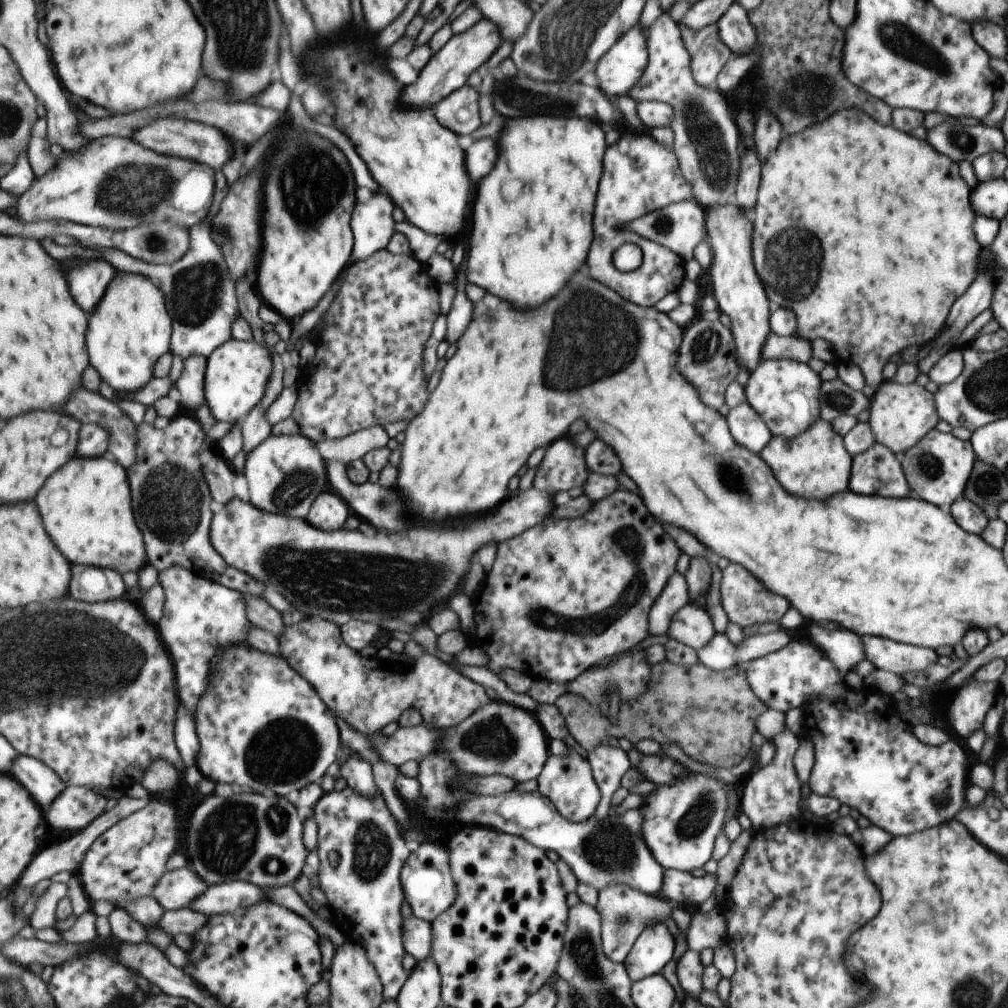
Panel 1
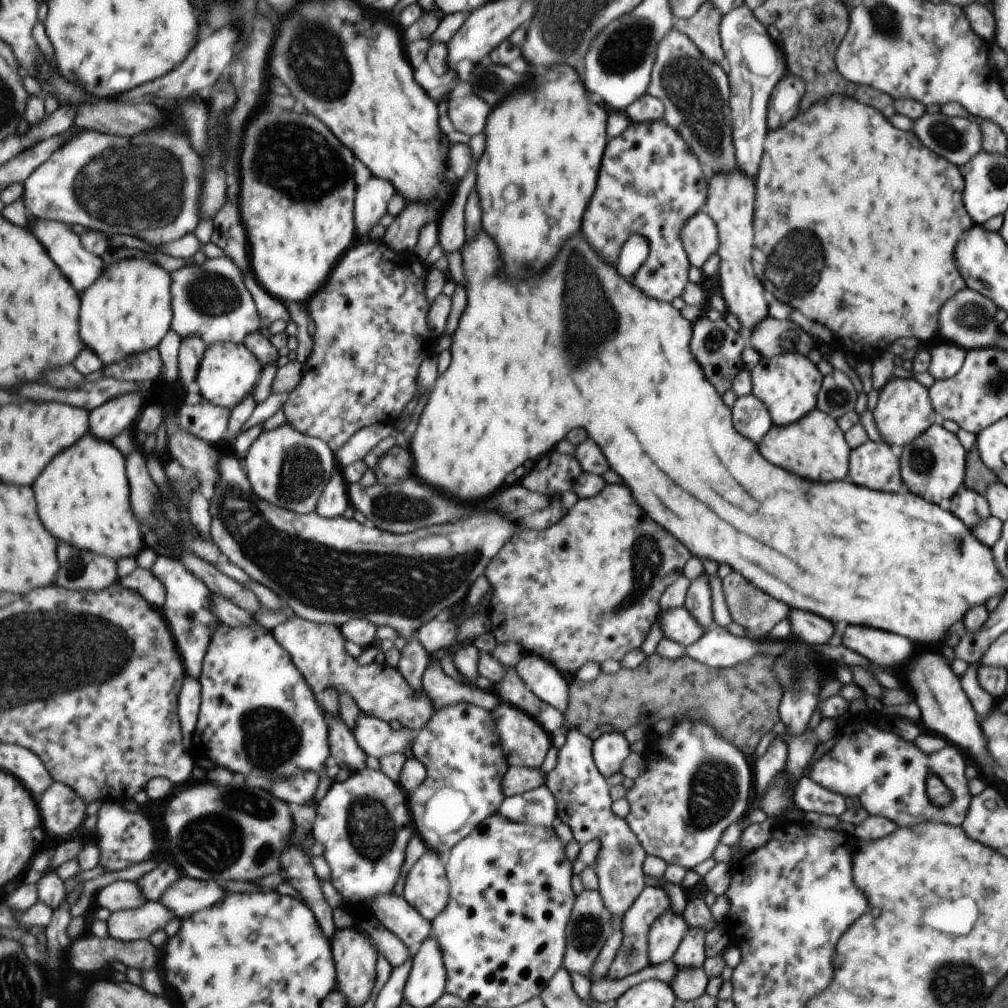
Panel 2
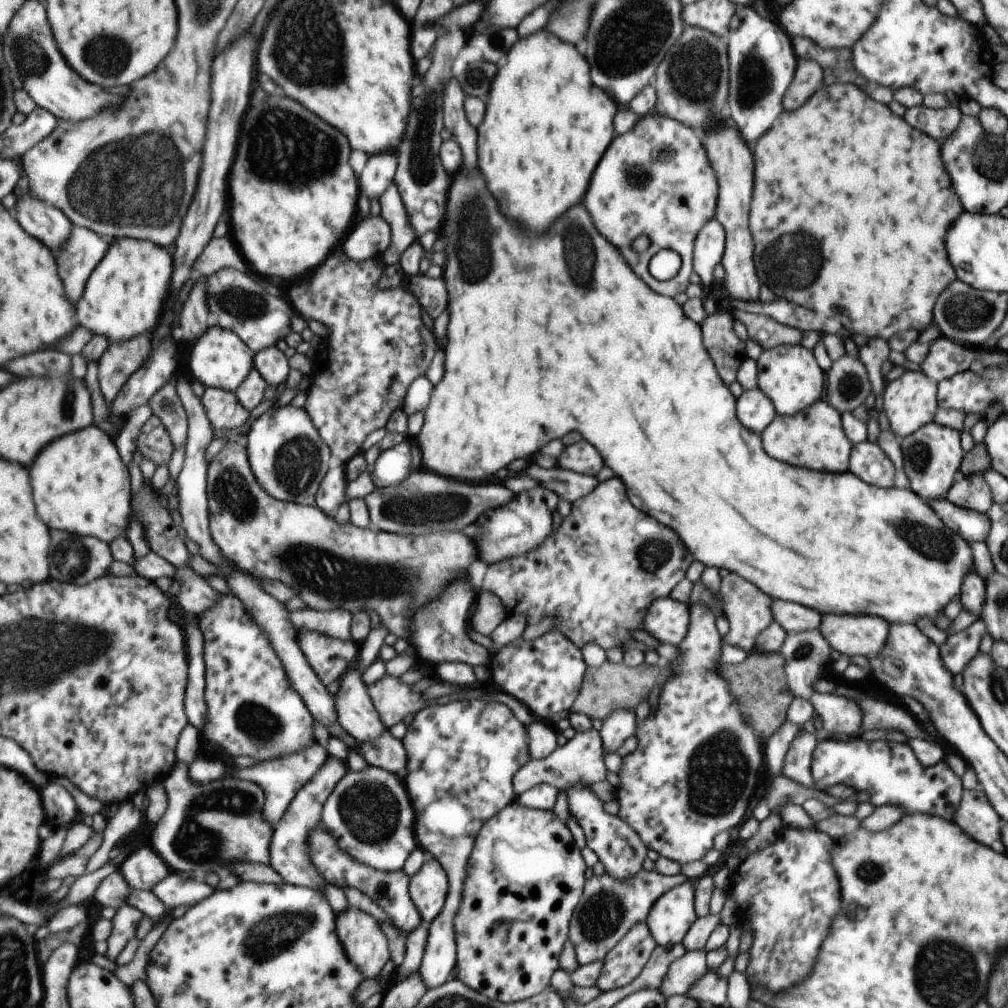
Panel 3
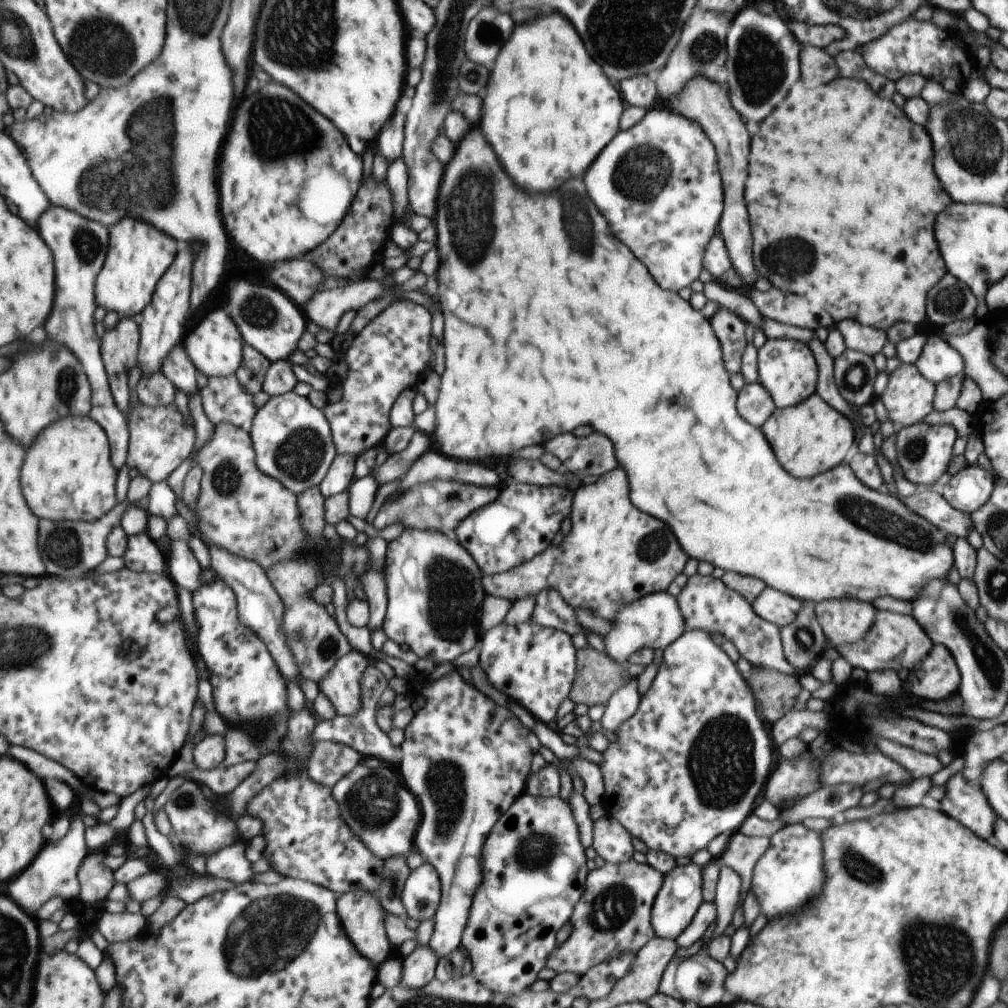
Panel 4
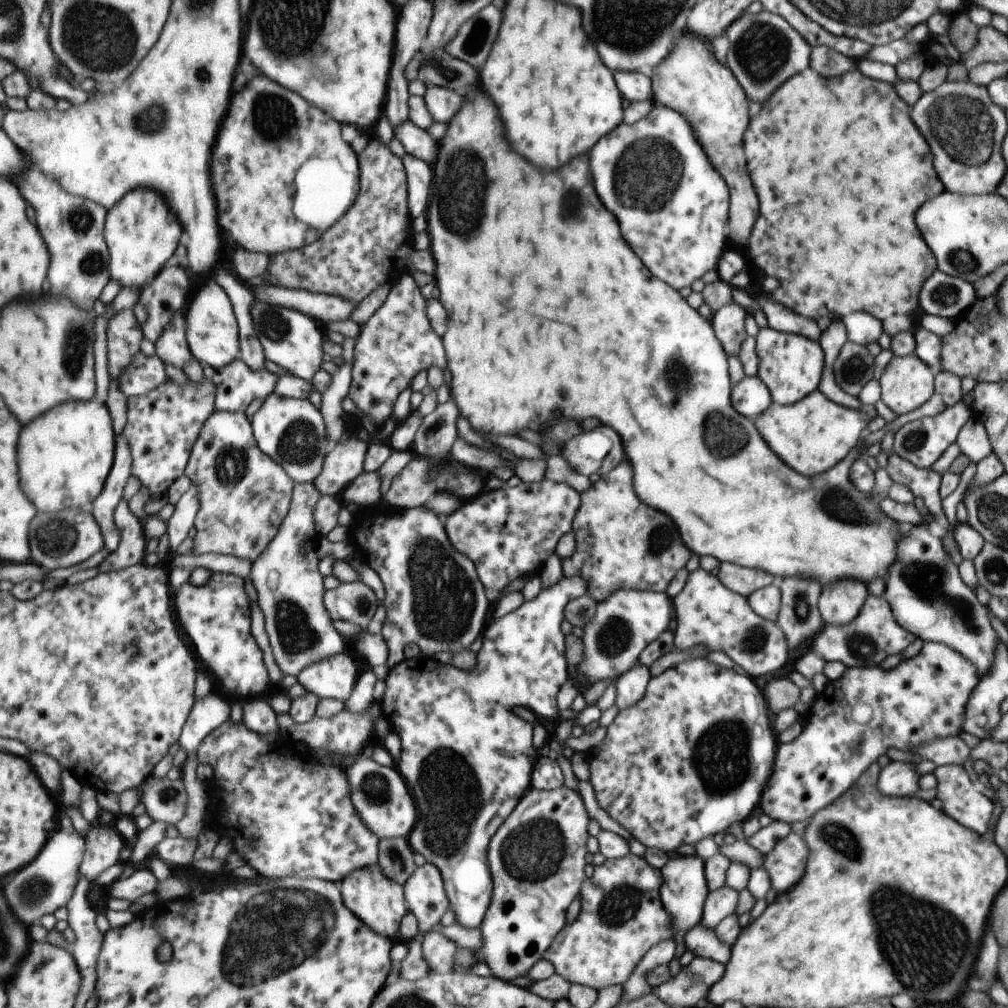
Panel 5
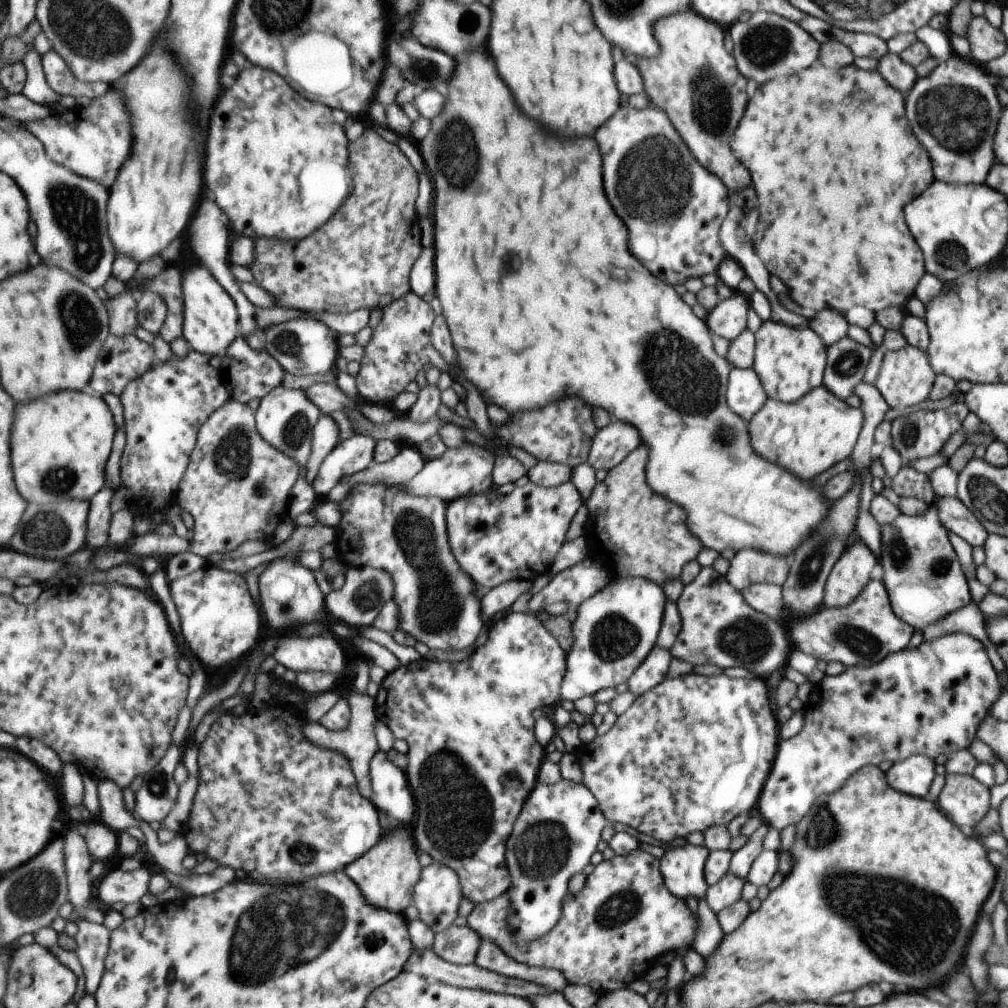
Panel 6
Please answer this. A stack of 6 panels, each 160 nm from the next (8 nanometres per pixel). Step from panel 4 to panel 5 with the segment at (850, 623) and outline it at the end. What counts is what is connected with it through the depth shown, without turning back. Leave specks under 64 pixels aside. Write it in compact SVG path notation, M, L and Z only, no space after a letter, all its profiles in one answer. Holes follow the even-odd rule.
M851 578L825 586L825 594L821 594L819 604L821 618L826 624L842 625L849 622L859 612L865 594L865 584Z

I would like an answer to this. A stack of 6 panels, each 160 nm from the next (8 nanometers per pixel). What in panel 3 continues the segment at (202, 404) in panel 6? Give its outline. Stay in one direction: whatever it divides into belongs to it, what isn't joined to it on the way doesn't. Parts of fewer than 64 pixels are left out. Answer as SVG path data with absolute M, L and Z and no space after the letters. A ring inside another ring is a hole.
M155 414L143 425L136 444L143 458L151 459L158 467L169 464L175 452L171 435Z

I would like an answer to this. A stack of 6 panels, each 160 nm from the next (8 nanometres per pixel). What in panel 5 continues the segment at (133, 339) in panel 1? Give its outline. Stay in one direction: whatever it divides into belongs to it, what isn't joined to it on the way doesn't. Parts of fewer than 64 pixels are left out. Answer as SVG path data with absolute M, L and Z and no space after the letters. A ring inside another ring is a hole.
M133 189L124 194L124 197L117 201L108 210L108 217L105 223L105 240L108 242L110 252L110 273L112 280L129 288L139 288L147 284L147 280L175 254L177 246L185 242L184 226L177 220L177 214L167 206L162 194L157 194L155 189Z

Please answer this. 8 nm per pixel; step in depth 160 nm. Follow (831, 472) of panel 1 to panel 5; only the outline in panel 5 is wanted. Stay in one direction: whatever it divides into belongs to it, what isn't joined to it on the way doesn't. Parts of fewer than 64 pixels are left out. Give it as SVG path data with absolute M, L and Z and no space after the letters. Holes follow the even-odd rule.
M817 388L790 405L772 402L751 421L764 441L769 442L773 452L777 450L777 458L789 462L789 466L793 466L793 470L799 474L815 476L847 457L848 452L861 440L863 429L876 416L873 405L859 405L854 409L844 407L821 394Z

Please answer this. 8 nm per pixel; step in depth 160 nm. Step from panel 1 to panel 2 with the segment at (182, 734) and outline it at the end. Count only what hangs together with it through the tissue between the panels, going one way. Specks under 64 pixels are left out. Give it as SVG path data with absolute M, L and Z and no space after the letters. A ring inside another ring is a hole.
M189 675L181 689L179 714L184 734L184 745L189 749L202 705L202 684L200 678Z

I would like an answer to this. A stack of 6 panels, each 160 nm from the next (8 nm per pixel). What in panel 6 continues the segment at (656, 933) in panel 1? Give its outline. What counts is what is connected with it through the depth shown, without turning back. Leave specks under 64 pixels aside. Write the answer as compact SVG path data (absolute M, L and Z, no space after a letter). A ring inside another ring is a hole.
M685 842L682 846L665 849L659 858L664 885L677 898L684 900L685 896L693 896L698 901L708 888L704 878L707 858L708 850L703 845Z

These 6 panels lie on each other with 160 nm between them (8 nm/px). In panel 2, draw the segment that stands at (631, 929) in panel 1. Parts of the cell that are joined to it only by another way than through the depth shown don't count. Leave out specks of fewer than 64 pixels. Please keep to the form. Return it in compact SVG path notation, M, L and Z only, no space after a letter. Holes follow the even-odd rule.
M565 720L564 722L566 727L565 742L555 754L553 768L547 771L545 786L555 796L555 812L559 815L560 820L570 828L572 838L581 844L594 838L599 841L599 849L593 868L598 878L597 890L600 891L604 905L612 914L612 934L609 935L591 968L590 982L593 982L606 976L612 961L615 959L615 954L621 946L623 916L636 898L640 896L640 892L645 886L641 864L643 864L647 854L626 820L616 816L609 809L611 801L608 786L603 779L604 775L597 770L596 763L592 761L592 740L575 727L567 726Z

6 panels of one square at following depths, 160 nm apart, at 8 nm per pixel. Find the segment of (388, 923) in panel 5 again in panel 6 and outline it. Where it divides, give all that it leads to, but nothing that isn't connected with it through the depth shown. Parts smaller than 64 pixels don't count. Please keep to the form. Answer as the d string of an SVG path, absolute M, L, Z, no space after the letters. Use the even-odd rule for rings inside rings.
M392 823L388 831L382 830L380 840L367 853L356 858L344 870L371 906L402 913L412 902L412 888L420 878L419 868L422 867L417 862L416 844L413 844L413 838L409 836L411 833L409 824L397 826Z

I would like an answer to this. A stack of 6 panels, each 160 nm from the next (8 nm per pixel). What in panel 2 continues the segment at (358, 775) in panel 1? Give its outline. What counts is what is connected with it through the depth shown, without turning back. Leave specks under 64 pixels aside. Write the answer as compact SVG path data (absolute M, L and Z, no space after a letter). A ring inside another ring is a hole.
M322 706L325 716L328 718L329 742L331 744L332 763L338 764L341 768L347 768L350 772L360 771L365 764L364 752L357 746L352 729L343 722L337 715L327 714Z

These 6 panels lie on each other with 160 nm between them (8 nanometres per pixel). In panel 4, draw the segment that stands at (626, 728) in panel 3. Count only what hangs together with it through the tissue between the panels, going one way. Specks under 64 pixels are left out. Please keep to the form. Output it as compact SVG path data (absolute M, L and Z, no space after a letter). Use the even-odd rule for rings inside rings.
M636 677L629 679L608 698L599 720L601 728L614 732L617 725L623 723L635 712L641 696L637 691L636 680Z

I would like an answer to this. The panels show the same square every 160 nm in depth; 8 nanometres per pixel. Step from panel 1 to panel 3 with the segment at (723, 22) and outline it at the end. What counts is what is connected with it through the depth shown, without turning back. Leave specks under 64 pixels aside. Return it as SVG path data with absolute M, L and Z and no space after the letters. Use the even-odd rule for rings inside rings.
M751 4L736 6L726 36L729 57L729 118L745 142L757 140L779 116L784 94L793 80L795 54L775 21L761 18Z

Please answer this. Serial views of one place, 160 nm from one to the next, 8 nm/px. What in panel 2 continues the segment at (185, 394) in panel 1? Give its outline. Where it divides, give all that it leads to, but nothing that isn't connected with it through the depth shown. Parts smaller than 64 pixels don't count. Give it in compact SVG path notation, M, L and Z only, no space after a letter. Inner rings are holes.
M198 336L182 339L180 348L180 376L179 379L187 392L198 392L197 373L208 348L203 338Z

